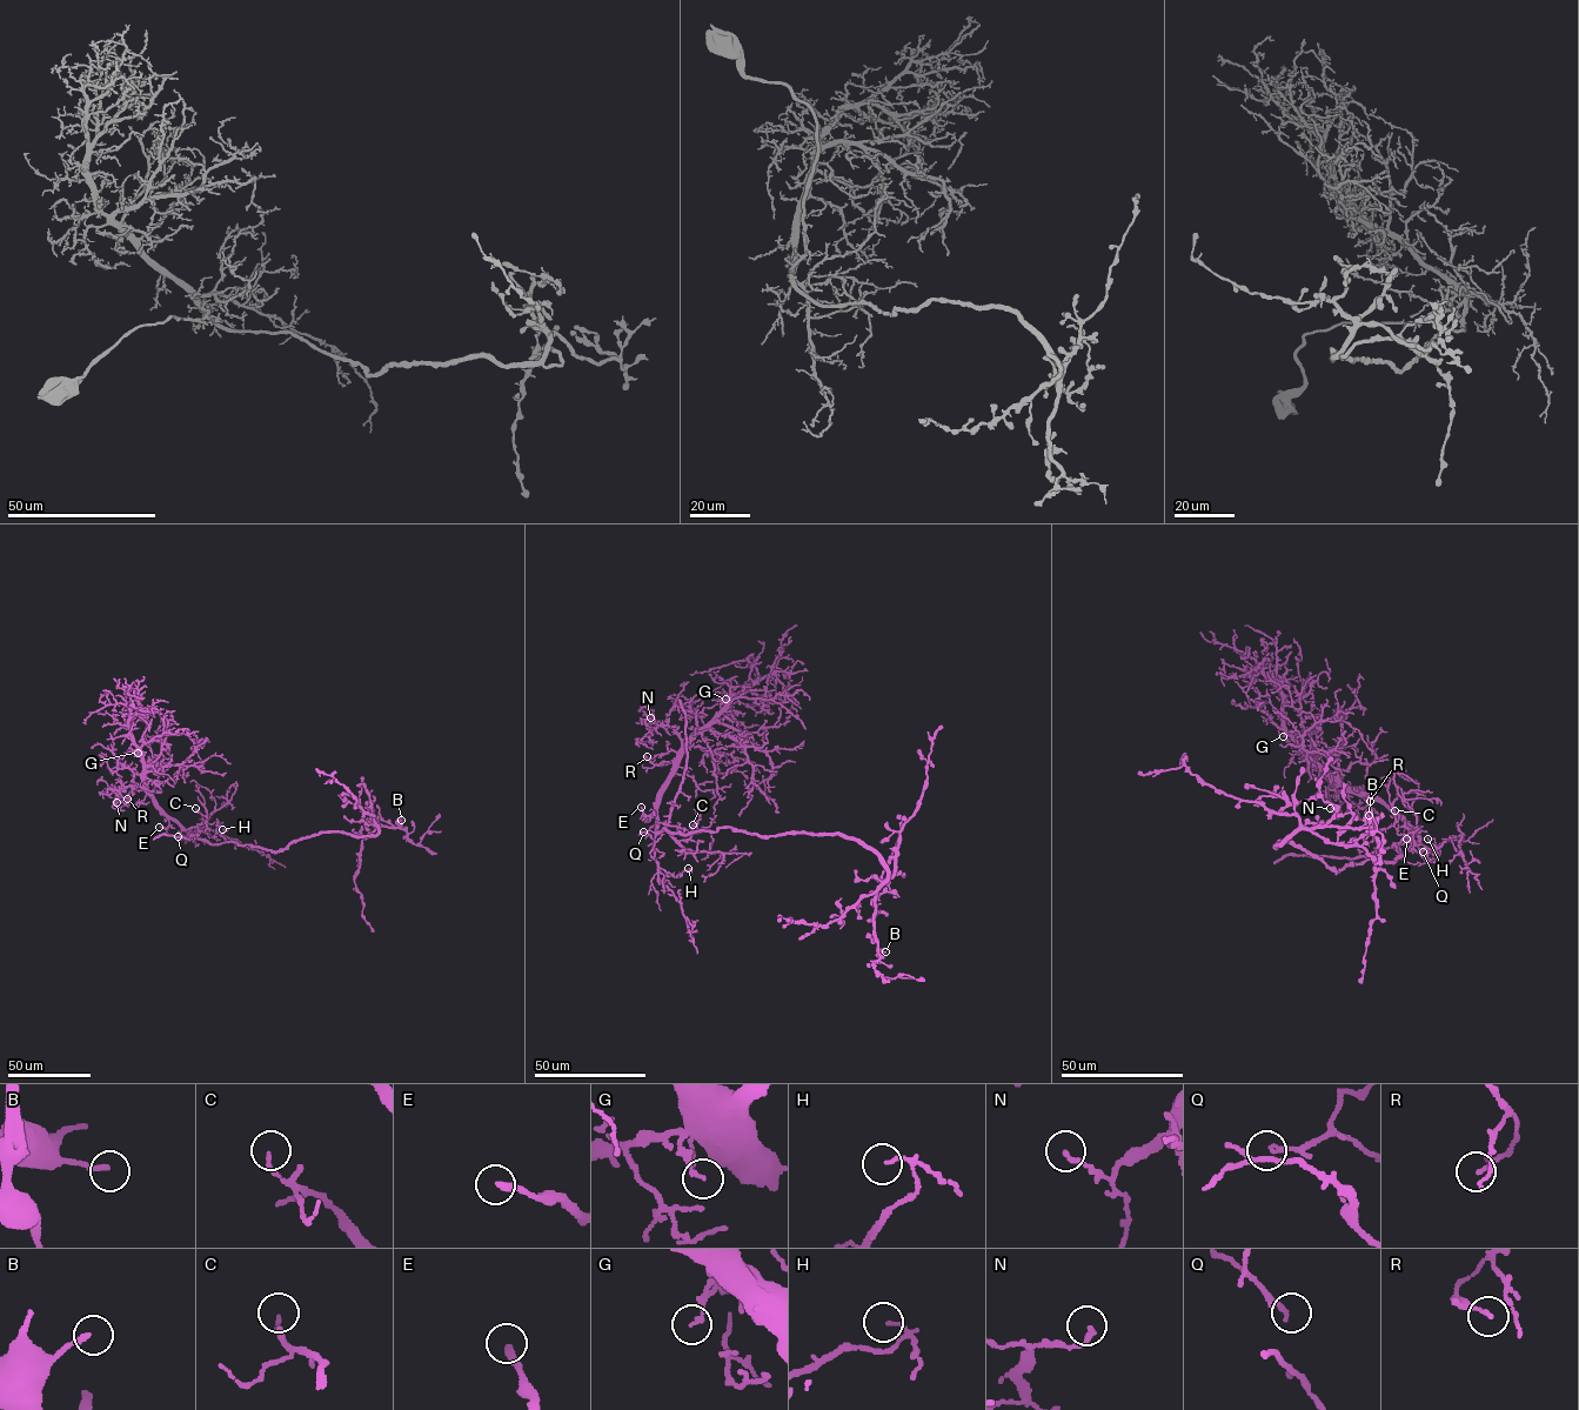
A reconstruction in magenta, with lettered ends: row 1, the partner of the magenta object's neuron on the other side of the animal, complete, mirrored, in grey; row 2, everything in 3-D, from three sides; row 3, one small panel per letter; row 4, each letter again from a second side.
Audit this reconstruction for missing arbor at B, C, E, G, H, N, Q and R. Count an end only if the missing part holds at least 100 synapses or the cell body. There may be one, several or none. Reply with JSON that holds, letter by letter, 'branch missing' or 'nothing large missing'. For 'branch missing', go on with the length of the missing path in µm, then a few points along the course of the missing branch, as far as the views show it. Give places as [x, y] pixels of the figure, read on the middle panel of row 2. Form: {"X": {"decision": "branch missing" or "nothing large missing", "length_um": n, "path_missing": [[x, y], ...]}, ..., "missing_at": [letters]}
{"B": {"decision": "nothing large missing"}, "C": {"decision": "nothing large missing"}, "E": {"decision": "nothing large missing"}, "G": {"decision": "nothing large missing"}, "H": {"decision": "nothing large missing"}, "N": {"decision": "nothing large missing"}, "Q": {"decision": "nothing large missing"}, "R": {"decision": "nothing large missing"}, "missing_at": []}

